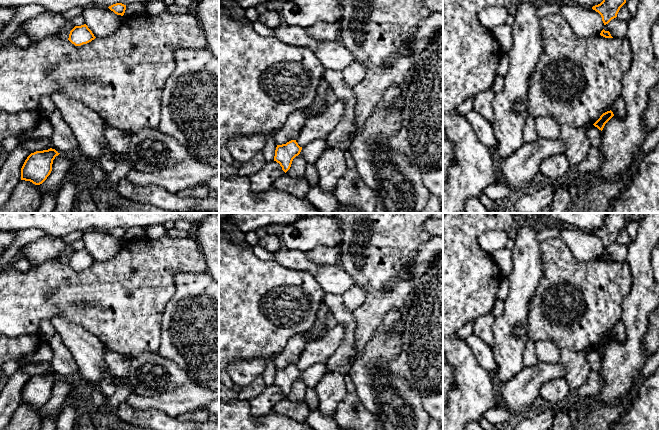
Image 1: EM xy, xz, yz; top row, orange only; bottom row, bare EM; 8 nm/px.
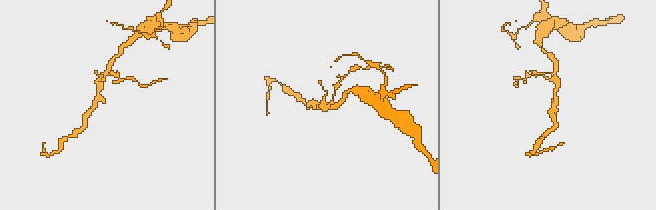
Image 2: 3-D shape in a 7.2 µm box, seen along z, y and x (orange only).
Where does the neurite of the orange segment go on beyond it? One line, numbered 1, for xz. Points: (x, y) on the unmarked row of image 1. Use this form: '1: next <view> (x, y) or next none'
1: next none

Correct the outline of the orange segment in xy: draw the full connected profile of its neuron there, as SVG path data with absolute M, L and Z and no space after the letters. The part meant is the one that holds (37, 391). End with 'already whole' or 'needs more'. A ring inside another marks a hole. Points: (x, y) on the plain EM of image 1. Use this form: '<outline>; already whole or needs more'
M52 372L31 377L21 392L21 404L30 405L35 409L42 408L50 399L53 384L59 378Z; already whole

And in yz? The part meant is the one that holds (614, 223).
M607 213L603 225L592 231L598 236L604 249L617 241L620 232L626 227L627 221L631 218L628 213Z; already whole

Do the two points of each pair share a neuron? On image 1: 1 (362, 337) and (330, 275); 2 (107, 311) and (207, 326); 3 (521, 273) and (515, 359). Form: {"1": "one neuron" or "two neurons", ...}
{"1": "two neurons", "2": "two neurons", "3": "one neuron"}

